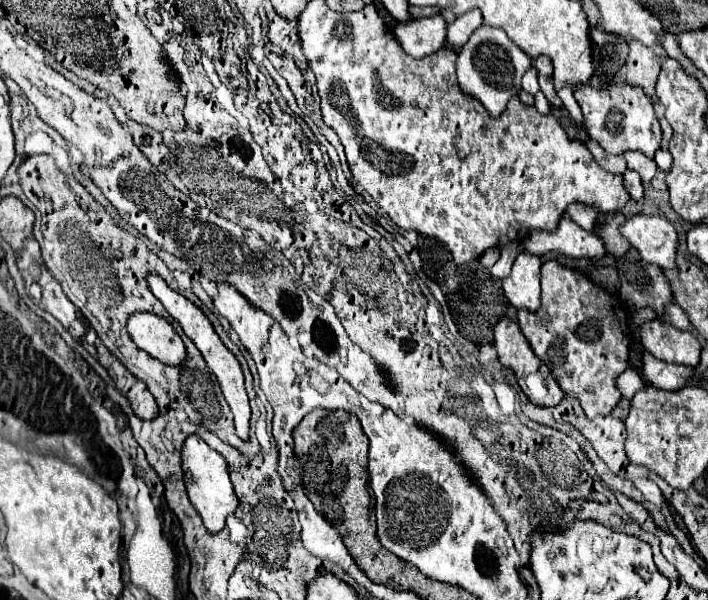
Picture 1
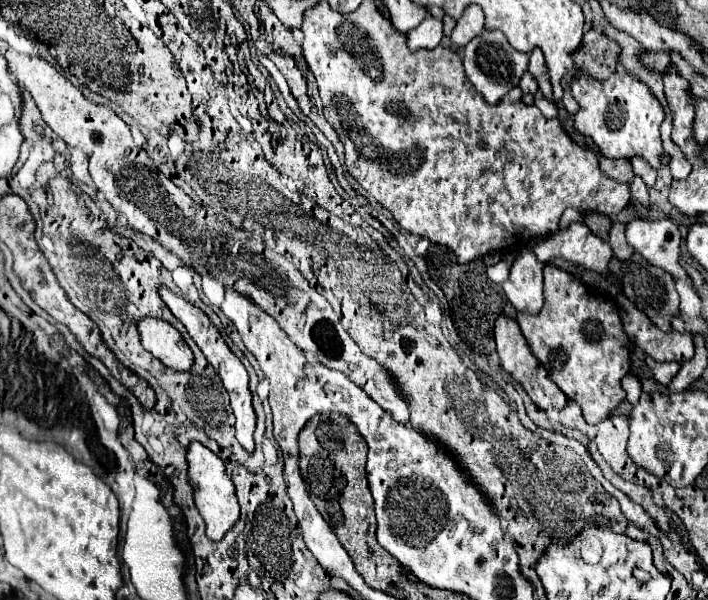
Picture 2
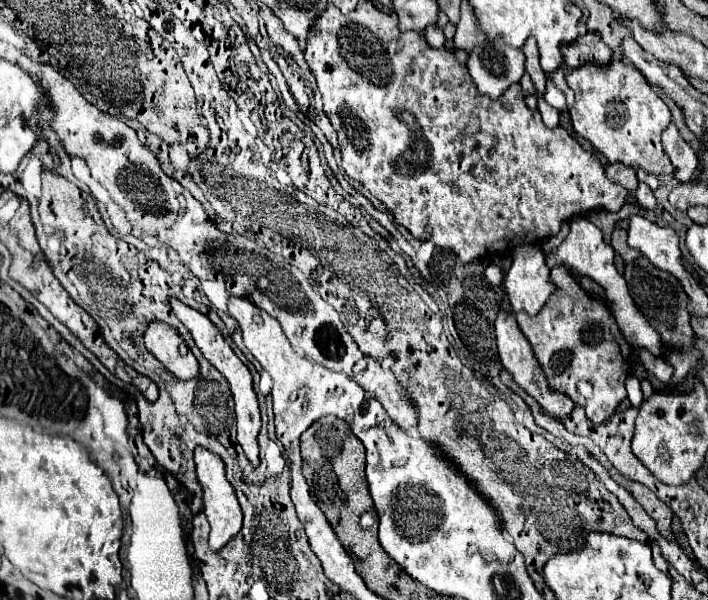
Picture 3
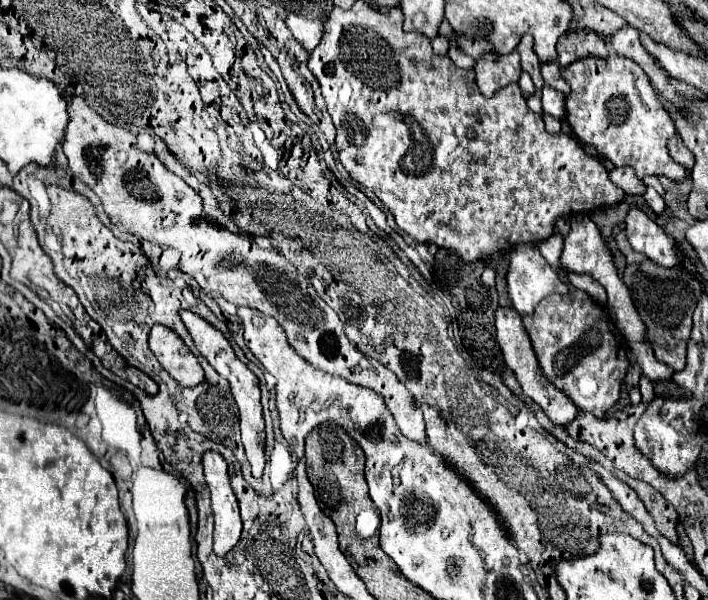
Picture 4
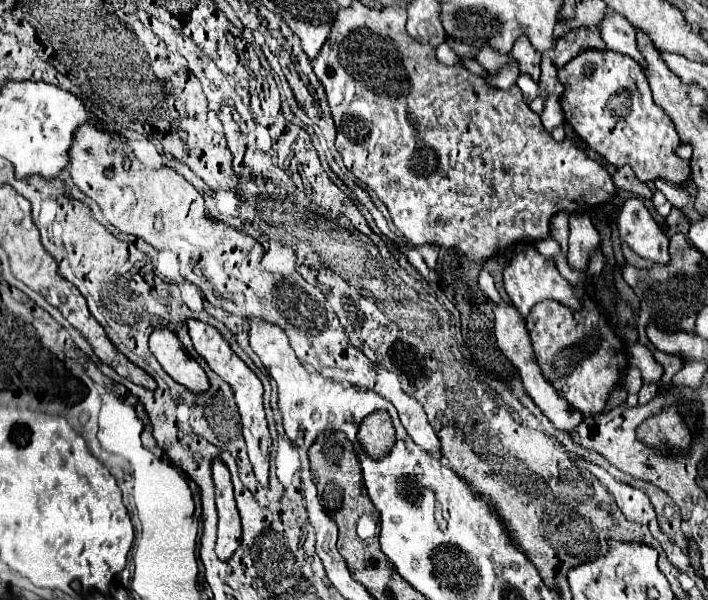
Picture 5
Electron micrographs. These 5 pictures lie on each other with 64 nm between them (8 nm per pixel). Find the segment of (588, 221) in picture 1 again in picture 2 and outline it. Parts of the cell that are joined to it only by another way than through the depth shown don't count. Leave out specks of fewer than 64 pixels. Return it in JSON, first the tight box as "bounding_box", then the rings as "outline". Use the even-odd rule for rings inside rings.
{"bounding_box":[560,210,584,230],"outline":[[[566,210],[564,214],[562,214],[561,220],[560,220],[560,230],[566,230],[568,226],[574,221],[577,222],[584,222],[584,215],[581,212],[578,212],[578,210]]]}

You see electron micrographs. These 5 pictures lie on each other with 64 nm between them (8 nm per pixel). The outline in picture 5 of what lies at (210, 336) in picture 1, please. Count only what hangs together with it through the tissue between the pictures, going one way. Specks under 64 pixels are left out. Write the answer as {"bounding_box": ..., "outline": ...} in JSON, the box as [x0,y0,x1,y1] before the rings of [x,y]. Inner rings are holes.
{"bounding_box":[188,320,270,486],"outline":[[[188,320],[188,330],[190,330],[190,338],[194,342],[194,350],[206,360],[206,364],[224,380],[232,386],[234,390],[234,398],[236,398],[236,404],[238,404],[238,410],[240,410],[240,416],[242,416],[242,434],[244,434],[244,440],[246,440],[246,446],[248,446],[248,456],[250,456],[250,462],[252,462],[252,468],[254,468],[254,474],[258,478],[258,482],[262,486],[268,486],[268,468],[270,468],[270,442],[266,442],[266,438],[270,438],[270,432],[268,432],[268,424],[266,424],[266,416],[264,416],[264,406],[262,406],[262,382],[258,380],[258,376],[242,362],[240,356],[236,356],[230,348],[230,344],[220,336],[220,332],[210,326],[210,324],[204,324],[200,320]]]}

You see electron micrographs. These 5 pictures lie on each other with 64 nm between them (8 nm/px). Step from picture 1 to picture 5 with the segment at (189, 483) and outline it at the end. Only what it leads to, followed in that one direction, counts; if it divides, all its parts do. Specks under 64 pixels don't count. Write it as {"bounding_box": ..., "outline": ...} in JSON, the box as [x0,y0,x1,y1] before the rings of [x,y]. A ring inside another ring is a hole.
{"bounding_box":[212,458,242,560],"outline":[[[220,458],[212,460],[212,478],[216,486],[216,508],[218,508],[218,542],[216,542],[216,556],[220,560],[230,560],[236,548],[242,542],[242,526],[240,514],[234,500],[234,488],[230,480],[228,468],[222,464]]]}

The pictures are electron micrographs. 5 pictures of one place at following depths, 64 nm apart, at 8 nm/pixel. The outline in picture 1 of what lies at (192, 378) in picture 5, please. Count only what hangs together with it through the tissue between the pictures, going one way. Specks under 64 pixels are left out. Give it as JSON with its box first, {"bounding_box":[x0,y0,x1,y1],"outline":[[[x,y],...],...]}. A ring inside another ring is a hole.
{"bounding_box":[128,312,186,366],"outline":[[[136,312],[128,320],[128,332],[136,346],[152,358],[168,366],[182,366],[186,362],[186,346],[168,320],[156,314]]]}

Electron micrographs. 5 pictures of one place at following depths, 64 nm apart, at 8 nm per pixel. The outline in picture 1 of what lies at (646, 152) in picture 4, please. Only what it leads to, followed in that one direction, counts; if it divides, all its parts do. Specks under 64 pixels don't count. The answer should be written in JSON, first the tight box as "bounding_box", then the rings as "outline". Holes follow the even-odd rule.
{"bounding_box":[574,82,662,158],"outline":[[[610,82],[602,88],[594,88],[592,84],[580,84],[574,86],[574,98],[580,104],[584,116],[580,128],[608,154],[638,150],[648,158],[654,158],[656,150],[660,148],[662,132],[658,116],[654,112],[654,104],[640,86],[632,86],[628,82]]]}

